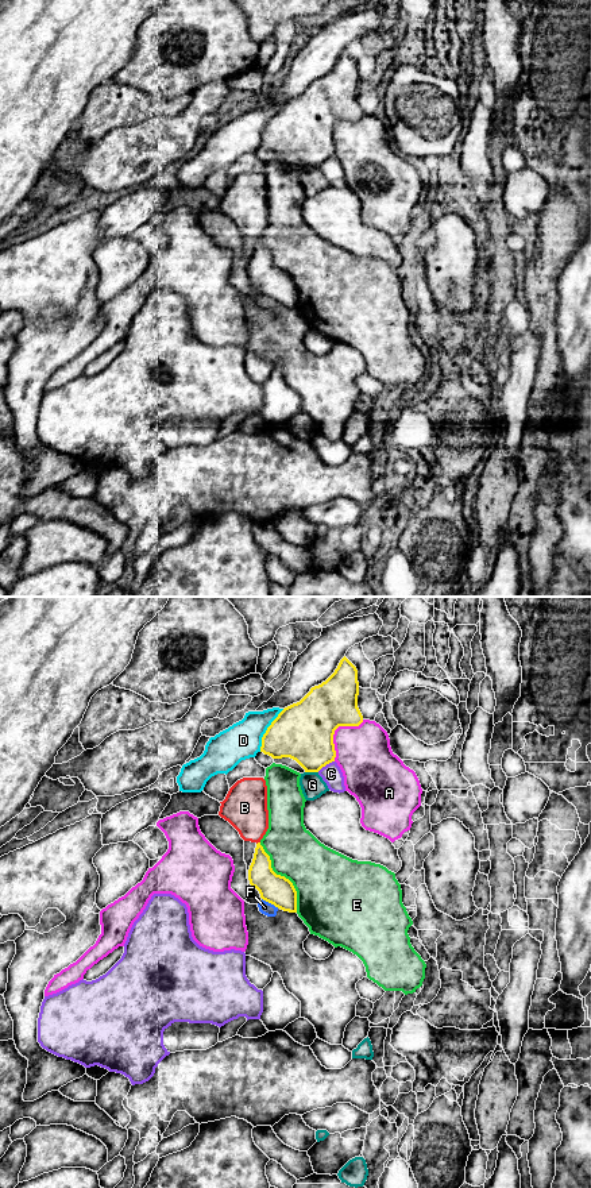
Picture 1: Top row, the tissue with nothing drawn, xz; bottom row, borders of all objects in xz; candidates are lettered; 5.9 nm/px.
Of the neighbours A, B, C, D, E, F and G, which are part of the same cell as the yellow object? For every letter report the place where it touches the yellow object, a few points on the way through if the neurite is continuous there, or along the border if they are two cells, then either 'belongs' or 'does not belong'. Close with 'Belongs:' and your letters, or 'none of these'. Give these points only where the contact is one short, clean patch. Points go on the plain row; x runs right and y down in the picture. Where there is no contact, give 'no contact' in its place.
A: meets yellow in xz at (333, 127); does not belong
B: meets yellow in xz at (258, 238); does not belong
C: meets yellow in xz at (325, 159); does not belong
D: meets yellow in xz at (266, 126); does not belong
E: meets yellow in xz at (284, 272); does not belong
F: meets yellow in xz at (270, 297); border along xz (262, 293), (278, 303); does not belong
G: meets yellow in xz at (312, 166); does not belong
Belongs: none of these

